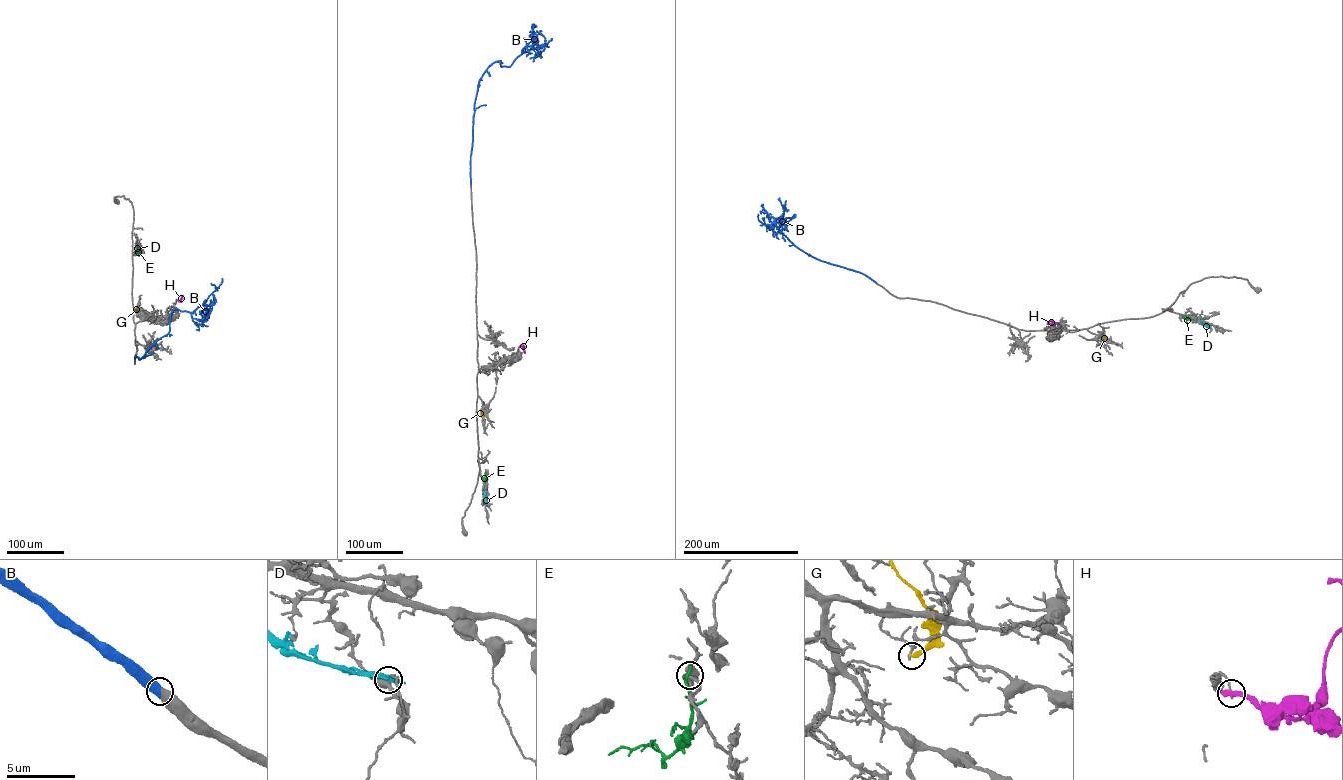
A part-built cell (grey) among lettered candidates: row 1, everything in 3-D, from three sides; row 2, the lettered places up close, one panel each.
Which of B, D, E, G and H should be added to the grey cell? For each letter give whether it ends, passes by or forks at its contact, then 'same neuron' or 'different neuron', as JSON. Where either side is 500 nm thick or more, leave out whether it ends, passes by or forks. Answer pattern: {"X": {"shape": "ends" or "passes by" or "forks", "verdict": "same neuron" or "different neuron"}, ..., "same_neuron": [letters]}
{"B": {"verdict": "same neuron"}, "D": {"verdict": "different neuron"}, "E": {"shape": "forks", "verdict": "different neuron"}, "G": {"shape": "ends", "verdict": "different neuron"}, "H": {"shape": "ends", "verdict": "different neuron"}, "same_neuron": ["B"]}

